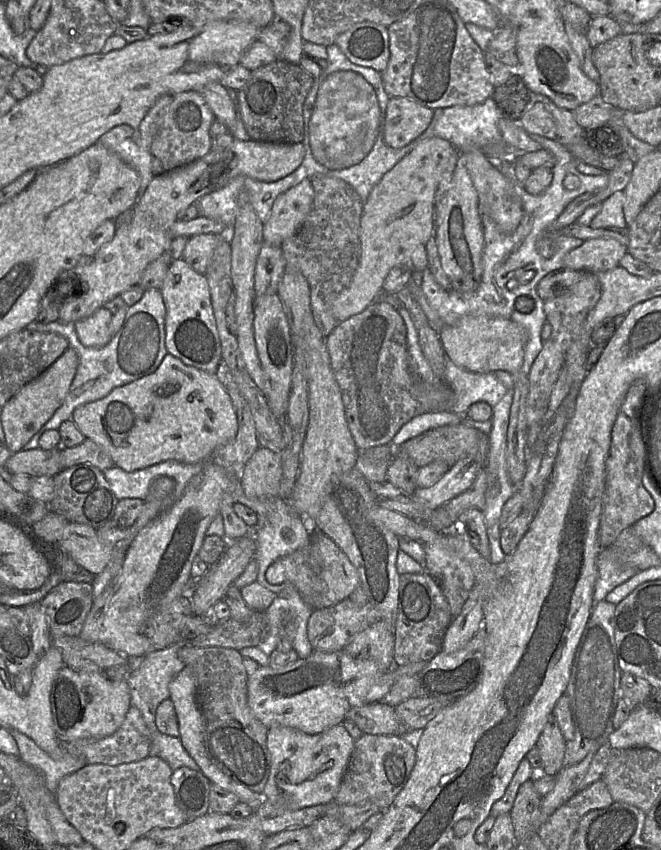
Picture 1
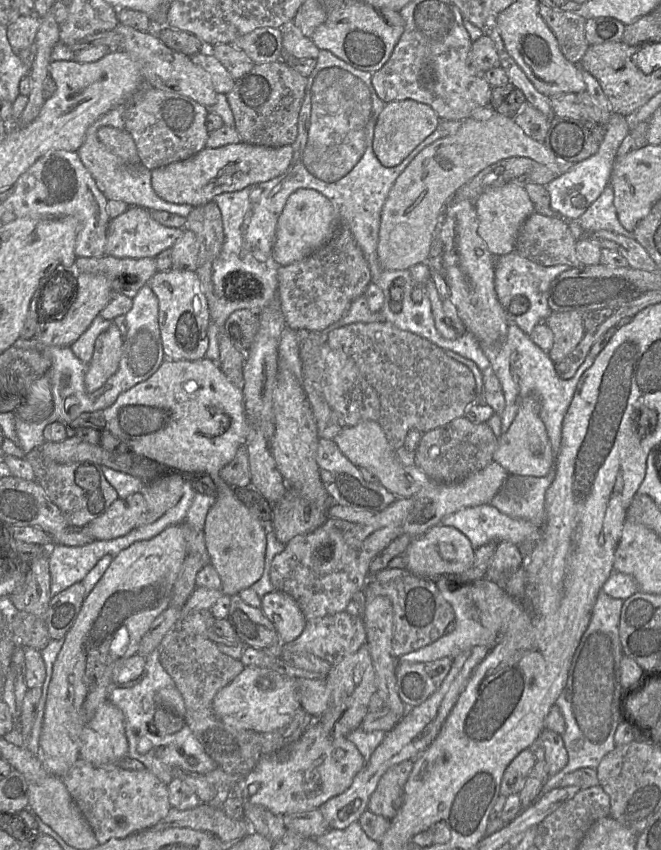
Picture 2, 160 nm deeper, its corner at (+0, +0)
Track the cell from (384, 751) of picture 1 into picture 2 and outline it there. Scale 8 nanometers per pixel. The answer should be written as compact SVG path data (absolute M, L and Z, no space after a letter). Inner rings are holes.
M405 760L387 770L369 799L369 811L392 820L403 804L404 786L413 767L414 760Z

